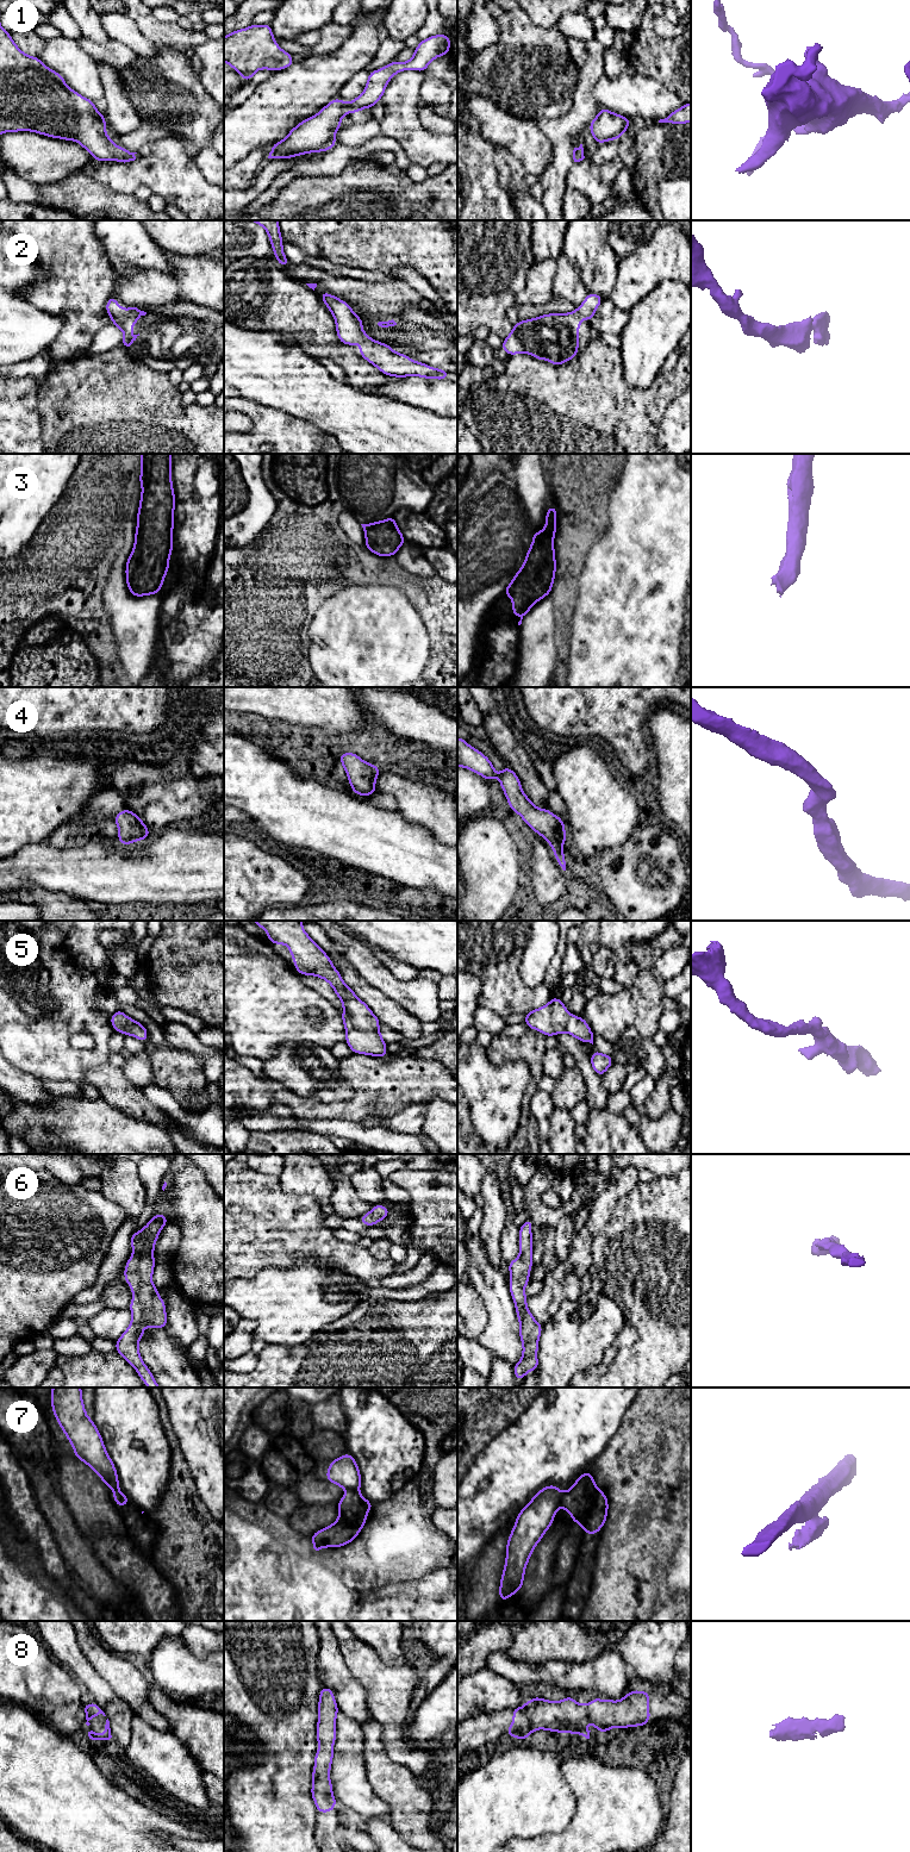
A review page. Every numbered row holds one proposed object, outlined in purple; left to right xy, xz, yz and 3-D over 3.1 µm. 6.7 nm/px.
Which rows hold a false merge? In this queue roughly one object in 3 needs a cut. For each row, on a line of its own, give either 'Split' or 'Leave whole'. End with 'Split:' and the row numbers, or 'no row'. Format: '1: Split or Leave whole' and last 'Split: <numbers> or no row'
1: Leave whole
2: Leave whole
3: Leave whole
4: Leave whole
5: Leave whole
6: Leave whole
7: Split
8: Leave whole
Split: 7

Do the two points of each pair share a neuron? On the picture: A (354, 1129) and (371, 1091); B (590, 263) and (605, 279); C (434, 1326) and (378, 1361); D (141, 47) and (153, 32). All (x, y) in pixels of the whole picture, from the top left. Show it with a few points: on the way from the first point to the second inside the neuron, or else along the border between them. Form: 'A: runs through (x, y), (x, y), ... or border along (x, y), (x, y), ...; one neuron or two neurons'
A: border along (330, 1118), (347, 1118), (357, 1122); two neurons
B: runs through (593, 267), (602, 275); one neuron
C: runs through (419, 1340), (398, 1361), (392, 1361); one neuron
D: border along (135, 22), (138, 30), (157, 47); two neurons

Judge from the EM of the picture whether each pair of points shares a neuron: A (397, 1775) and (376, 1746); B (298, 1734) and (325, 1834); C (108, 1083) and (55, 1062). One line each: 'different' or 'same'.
A: same
B: different
C: different

